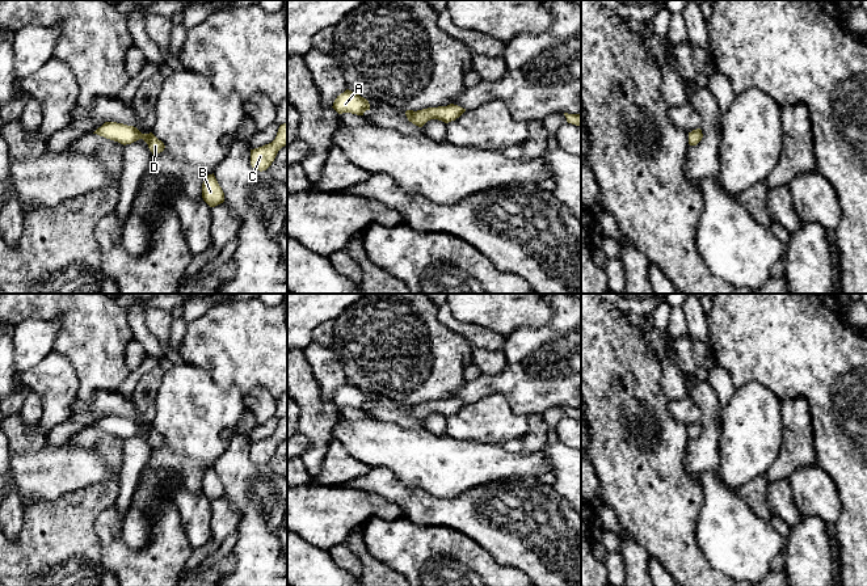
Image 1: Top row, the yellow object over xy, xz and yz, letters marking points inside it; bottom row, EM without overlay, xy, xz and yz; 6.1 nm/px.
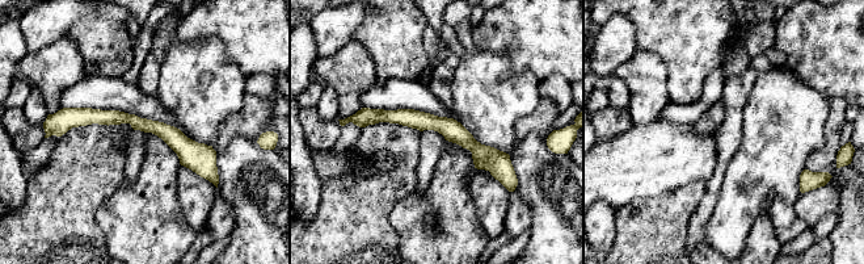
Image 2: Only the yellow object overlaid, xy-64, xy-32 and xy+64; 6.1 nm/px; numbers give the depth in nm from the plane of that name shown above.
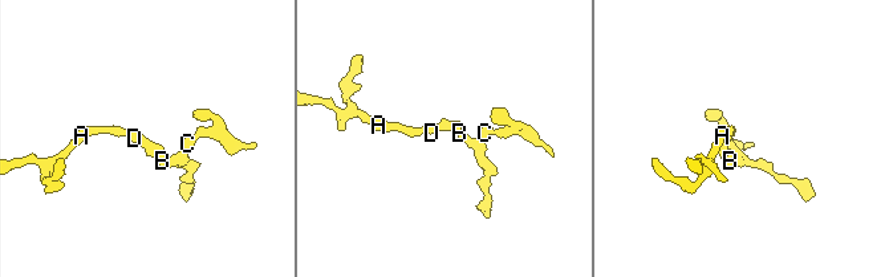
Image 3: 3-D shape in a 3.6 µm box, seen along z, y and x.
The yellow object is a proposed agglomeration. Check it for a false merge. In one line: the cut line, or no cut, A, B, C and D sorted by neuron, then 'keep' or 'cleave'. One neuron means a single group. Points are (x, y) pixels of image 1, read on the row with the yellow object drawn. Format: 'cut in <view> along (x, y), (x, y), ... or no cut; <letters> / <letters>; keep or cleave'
no cut; A B C D; keep

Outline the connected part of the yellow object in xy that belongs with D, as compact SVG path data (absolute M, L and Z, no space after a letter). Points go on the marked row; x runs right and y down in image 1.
M105 122L93 134L118 142L123 146L143 139L148 144L148 148L152 155L157 155L165 148L164 143L159 140L152 132L142 134L136 127L127 126L123 123Z

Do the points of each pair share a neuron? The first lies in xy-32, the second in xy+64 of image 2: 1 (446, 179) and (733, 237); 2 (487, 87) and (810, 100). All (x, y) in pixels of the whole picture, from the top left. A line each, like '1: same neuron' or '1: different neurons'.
1: different neurons
2: same neuron

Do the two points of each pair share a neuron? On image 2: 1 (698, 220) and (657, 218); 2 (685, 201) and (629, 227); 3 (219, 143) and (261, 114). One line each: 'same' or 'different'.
1: different
2: same
3: same

